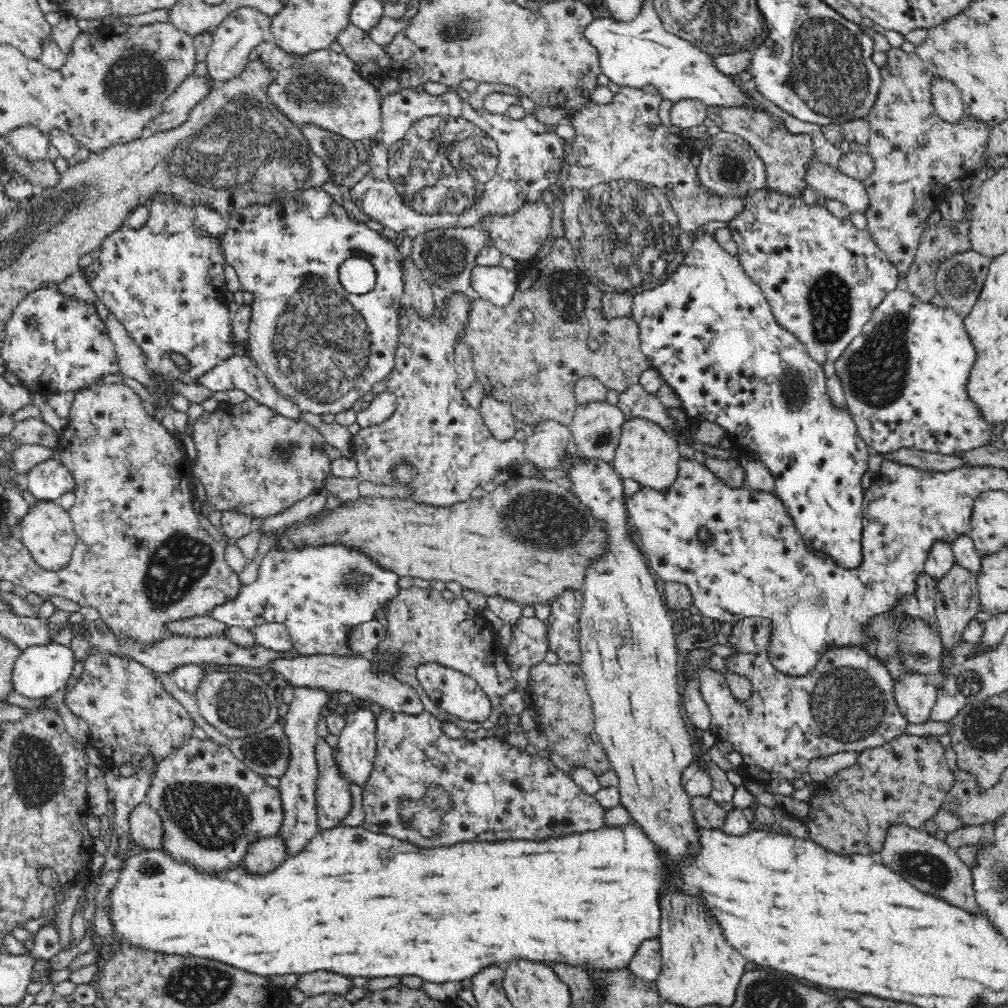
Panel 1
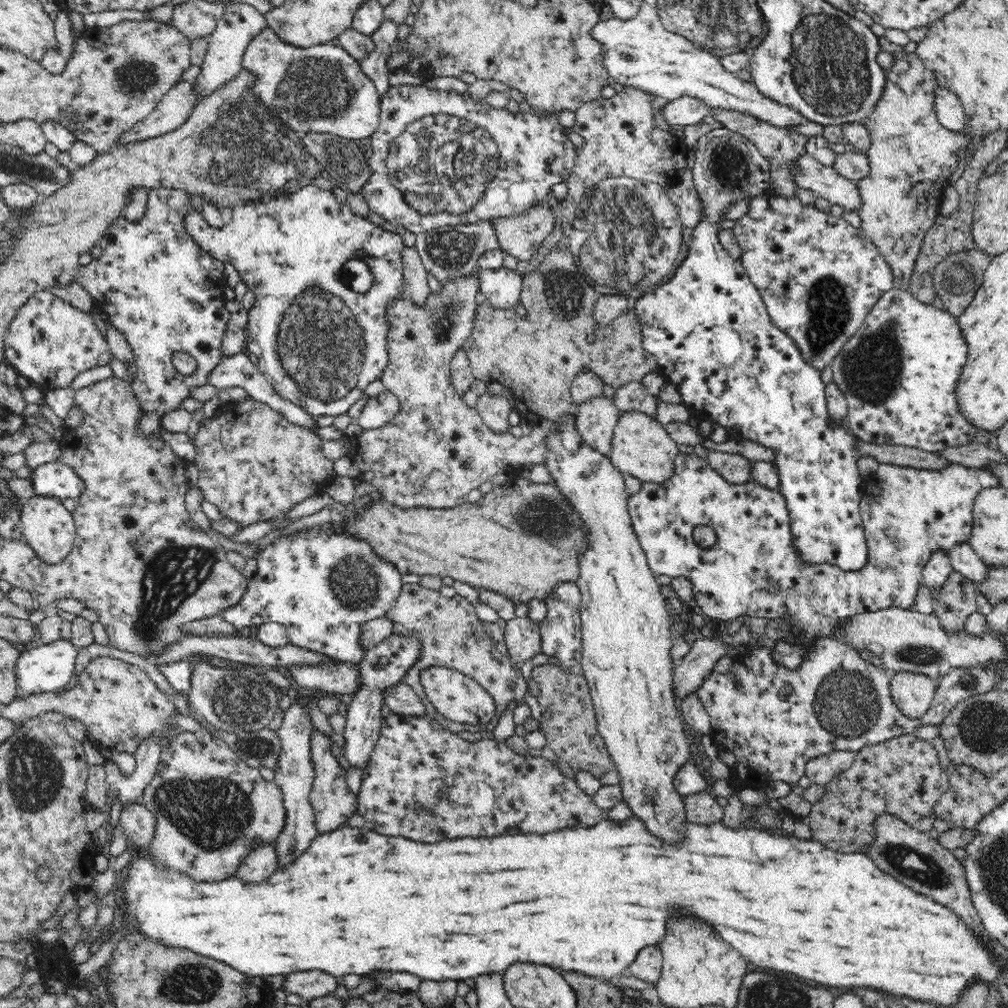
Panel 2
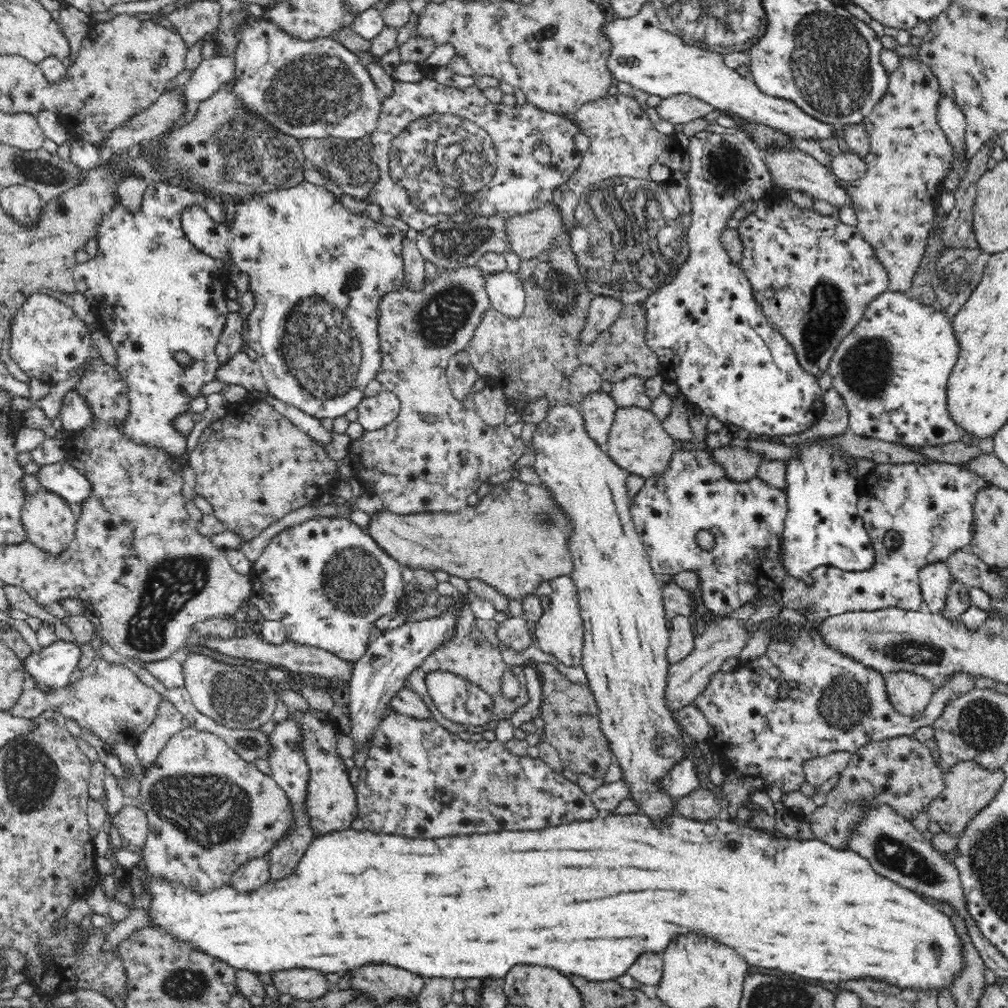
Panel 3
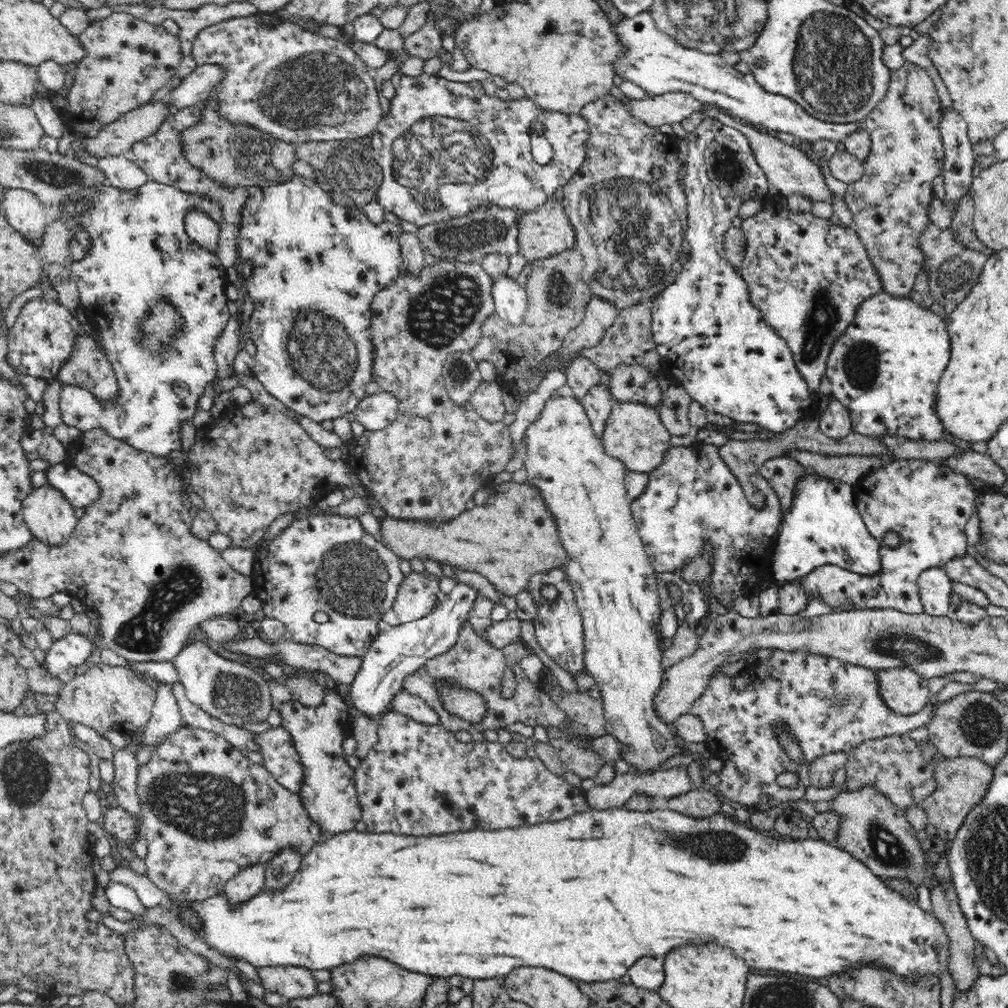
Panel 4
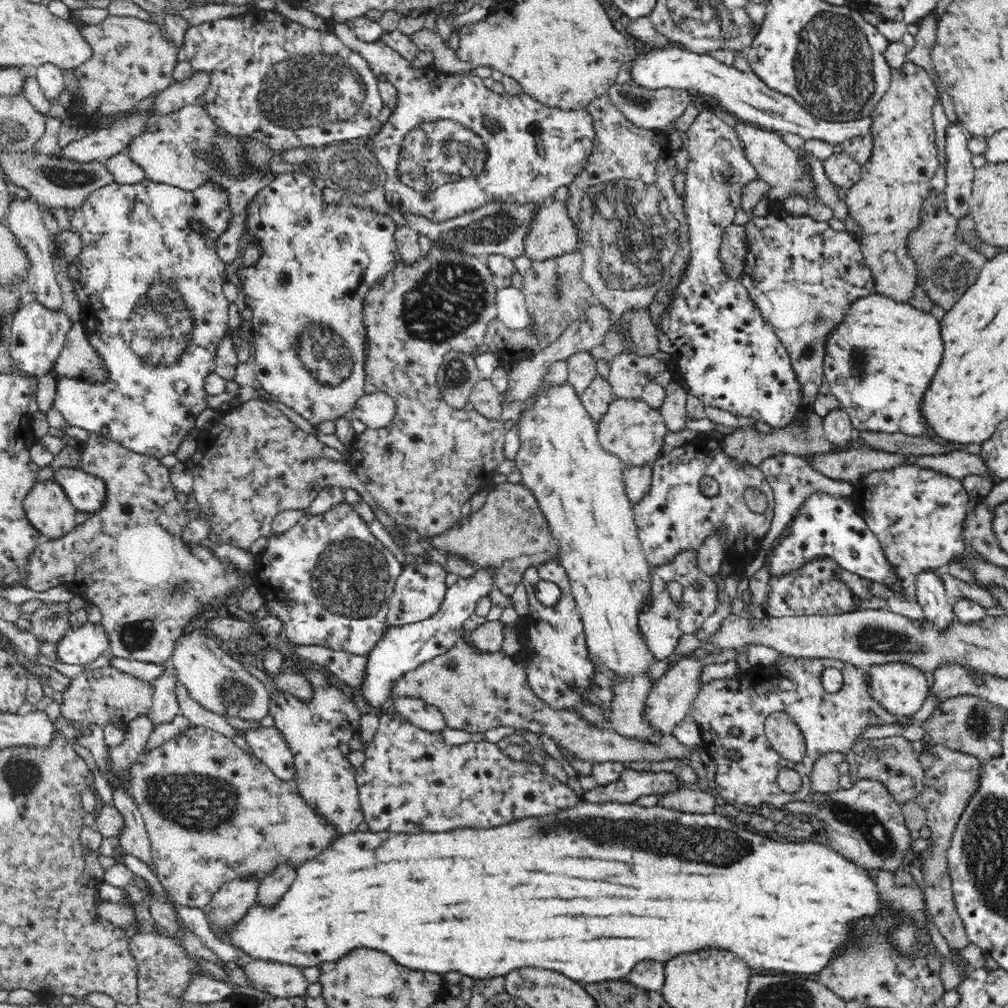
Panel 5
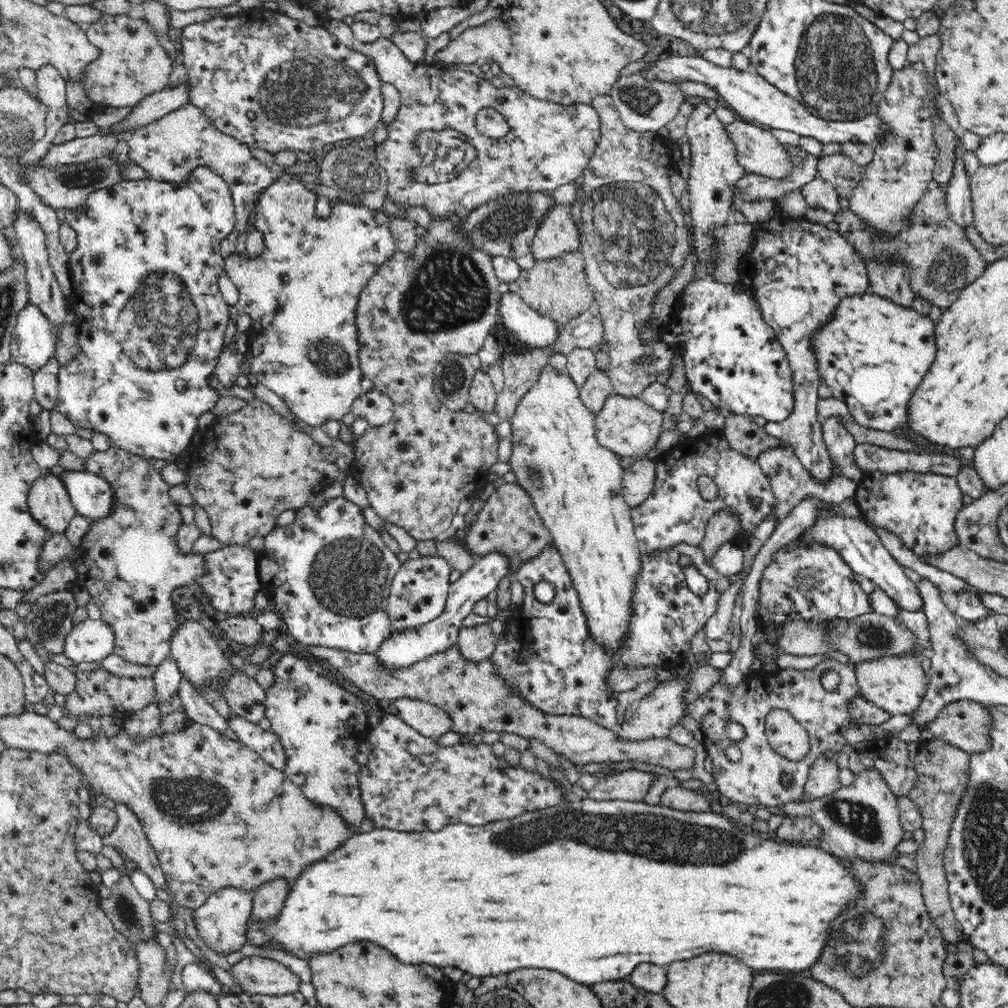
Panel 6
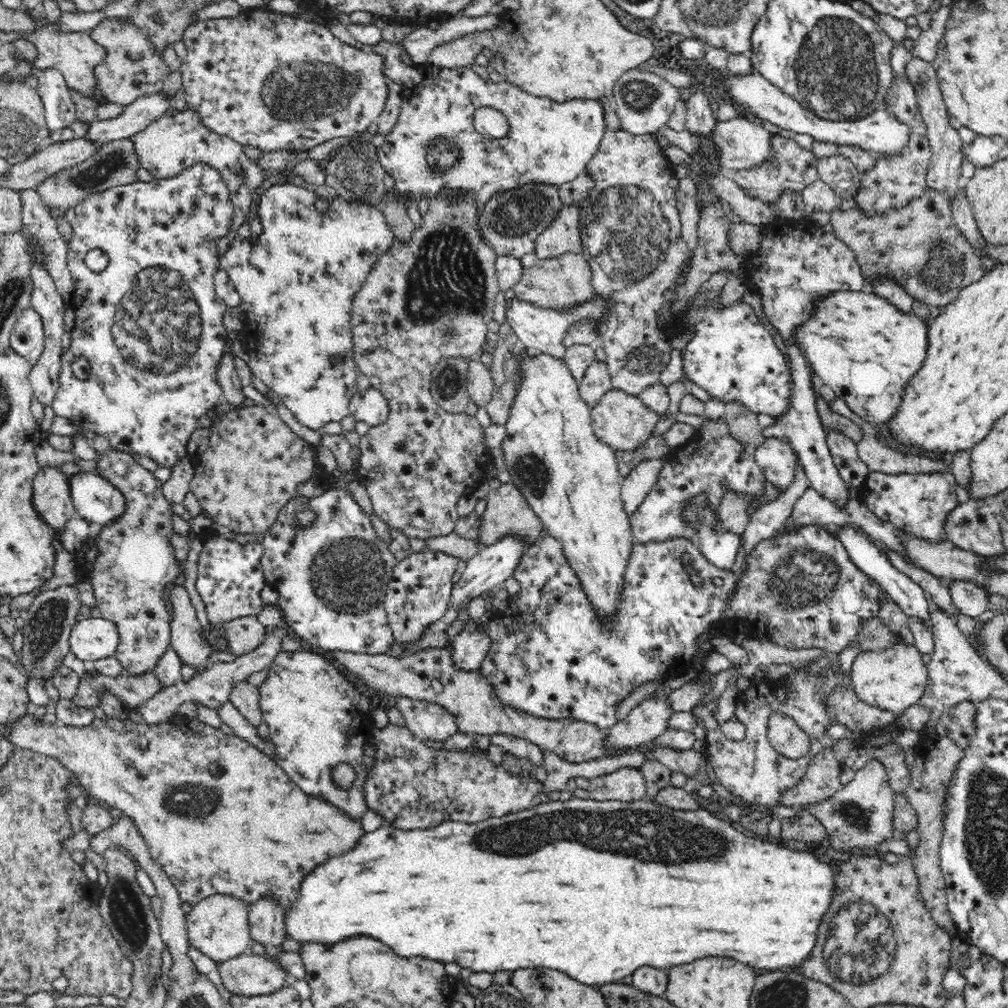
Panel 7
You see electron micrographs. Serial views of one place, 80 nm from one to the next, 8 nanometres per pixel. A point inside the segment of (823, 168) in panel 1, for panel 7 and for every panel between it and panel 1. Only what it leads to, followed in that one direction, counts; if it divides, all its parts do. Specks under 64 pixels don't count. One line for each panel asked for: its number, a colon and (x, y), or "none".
2: (824, 181)
3: (793, 169)
4: (789, 169)
5: (779, 165)
6: (758, 150)
7: (744, 144)

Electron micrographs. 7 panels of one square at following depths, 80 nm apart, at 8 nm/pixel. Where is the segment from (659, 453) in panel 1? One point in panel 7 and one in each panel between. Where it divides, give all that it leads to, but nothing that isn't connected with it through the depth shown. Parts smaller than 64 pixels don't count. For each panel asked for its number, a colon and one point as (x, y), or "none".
2: (641, 447)
3: (638, 442)
4: (634, 434)
5: (634, 431)
6: (627, 426)
7: (622, 421)

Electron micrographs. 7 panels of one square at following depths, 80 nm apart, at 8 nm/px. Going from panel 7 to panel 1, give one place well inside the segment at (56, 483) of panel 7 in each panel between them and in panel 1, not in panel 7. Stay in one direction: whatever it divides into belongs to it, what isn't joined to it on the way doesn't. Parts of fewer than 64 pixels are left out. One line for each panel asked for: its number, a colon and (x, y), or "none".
1: (46, 530)
2: (48, 527)
3: (49, 523)
4: (50, 518)
5: (50, 512)
6: (48, 502)

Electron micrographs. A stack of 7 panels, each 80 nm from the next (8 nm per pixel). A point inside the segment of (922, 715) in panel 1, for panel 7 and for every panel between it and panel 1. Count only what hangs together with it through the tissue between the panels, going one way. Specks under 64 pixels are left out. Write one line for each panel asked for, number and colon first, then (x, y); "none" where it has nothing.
2: (913, 693)
3: (909, 693)
4: (904, 692)
5: (901, 689)
6: (896, 685)
7: (895, 679)

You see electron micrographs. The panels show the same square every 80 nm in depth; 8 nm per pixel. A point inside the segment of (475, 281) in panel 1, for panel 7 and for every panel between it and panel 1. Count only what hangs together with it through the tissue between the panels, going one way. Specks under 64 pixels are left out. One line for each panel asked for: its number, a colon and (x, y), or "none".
2: (500, 287)
3: (506, 292)
4: (509, 297)
5: (510, 302)
6: (535, 331)
7: (540, 330)

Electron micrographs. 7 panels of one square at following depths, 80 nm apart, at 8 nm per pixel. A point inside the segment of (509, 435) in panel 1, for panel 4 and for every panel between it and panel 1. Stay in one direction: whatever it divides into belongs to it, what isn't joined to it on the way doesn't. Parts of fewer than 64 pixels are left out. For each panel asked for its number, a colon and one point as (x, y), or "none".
2: (494, 410)
3: (490, 404)
4: (487, 401)

